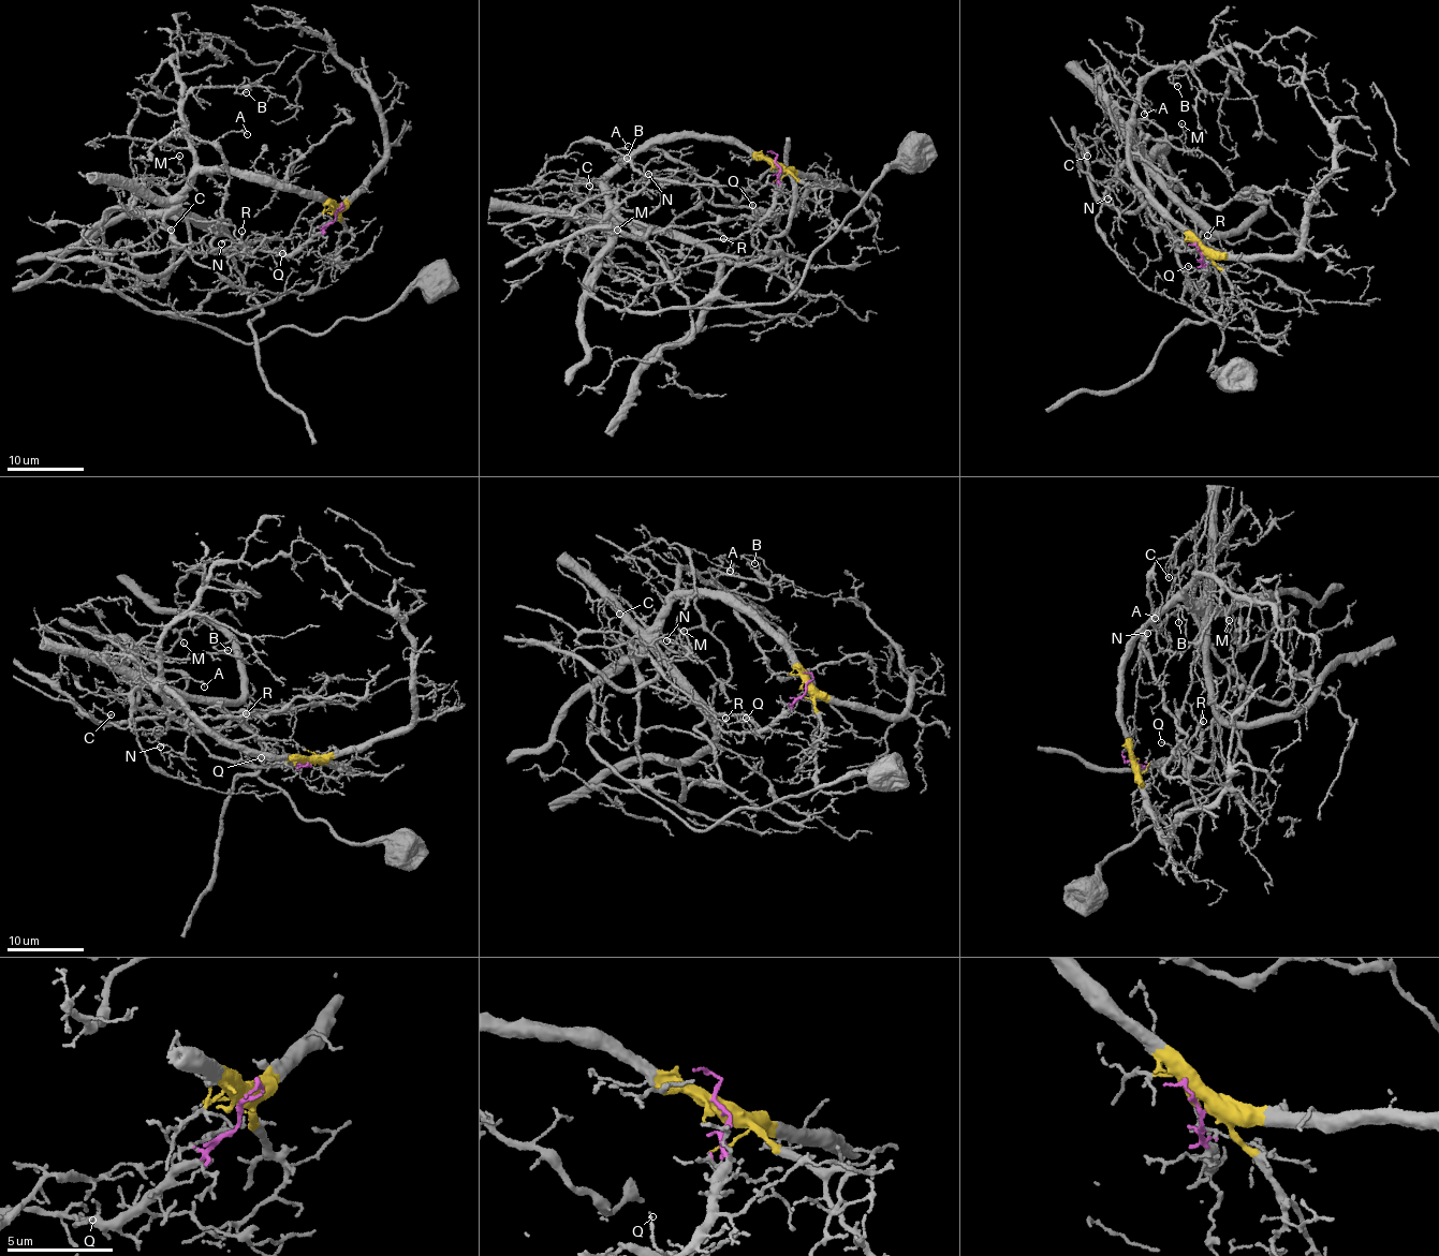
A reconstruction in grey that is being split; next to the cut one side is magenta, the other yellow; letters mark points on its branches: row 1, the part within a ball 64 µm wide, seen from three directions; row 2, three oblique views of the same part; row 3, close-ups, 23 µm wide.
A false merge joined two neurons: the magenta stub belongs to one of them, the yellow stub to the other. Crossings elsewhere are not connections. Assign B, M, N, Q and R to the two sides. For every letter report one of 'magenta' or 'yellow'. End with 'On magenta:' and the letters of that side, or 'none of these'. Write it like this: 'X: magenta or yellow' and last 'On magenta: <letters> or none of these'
B: yellow
M: yellow
N: magenta
Q: magenta
R: magenta
On magenta: N, Q, R

